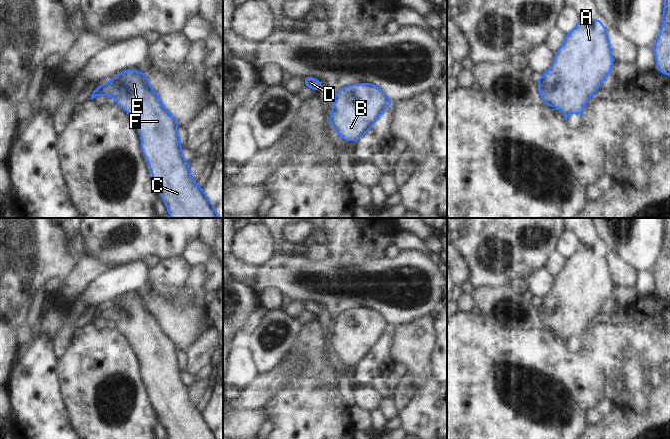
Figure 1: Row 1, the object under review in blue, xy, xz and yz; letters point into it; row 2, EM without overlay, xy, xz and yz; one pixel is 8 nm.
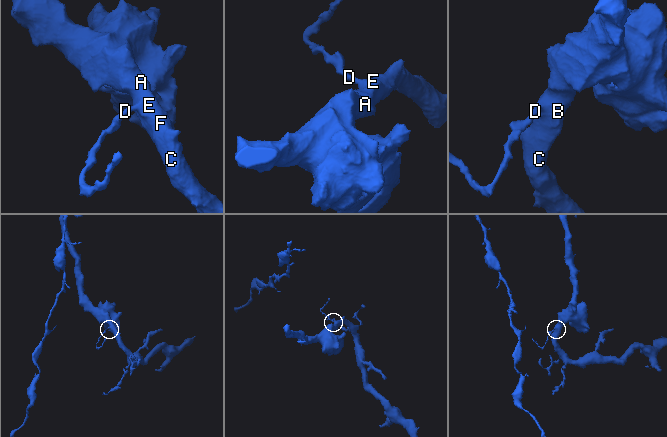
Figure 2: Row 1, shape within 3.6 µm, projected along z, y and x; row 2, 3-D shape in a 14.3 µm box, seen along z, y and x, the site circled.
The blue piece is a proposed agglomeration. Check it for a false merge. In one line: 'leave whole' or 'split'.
leave whole

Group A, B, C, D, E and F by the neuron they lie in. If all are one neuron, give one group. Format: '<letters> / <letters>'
A B C D E F

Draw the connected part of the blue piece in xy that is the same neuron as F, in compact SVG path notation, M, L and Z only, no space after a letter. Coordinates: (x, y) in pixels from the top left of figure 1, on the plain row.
M136 293L119 296L109 306L96 312L90 323L98 319L111 320L117 325L117 329L131 340L141 360L141 375L146 381L169 439L218 439L204 413L192 403L190 387L182 377L177 355L178 345L150 310L148 299Z

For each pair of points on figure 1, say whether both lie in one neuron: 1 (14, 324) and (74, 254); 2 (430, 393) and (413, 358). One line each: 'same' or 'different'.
1: same
2: different

